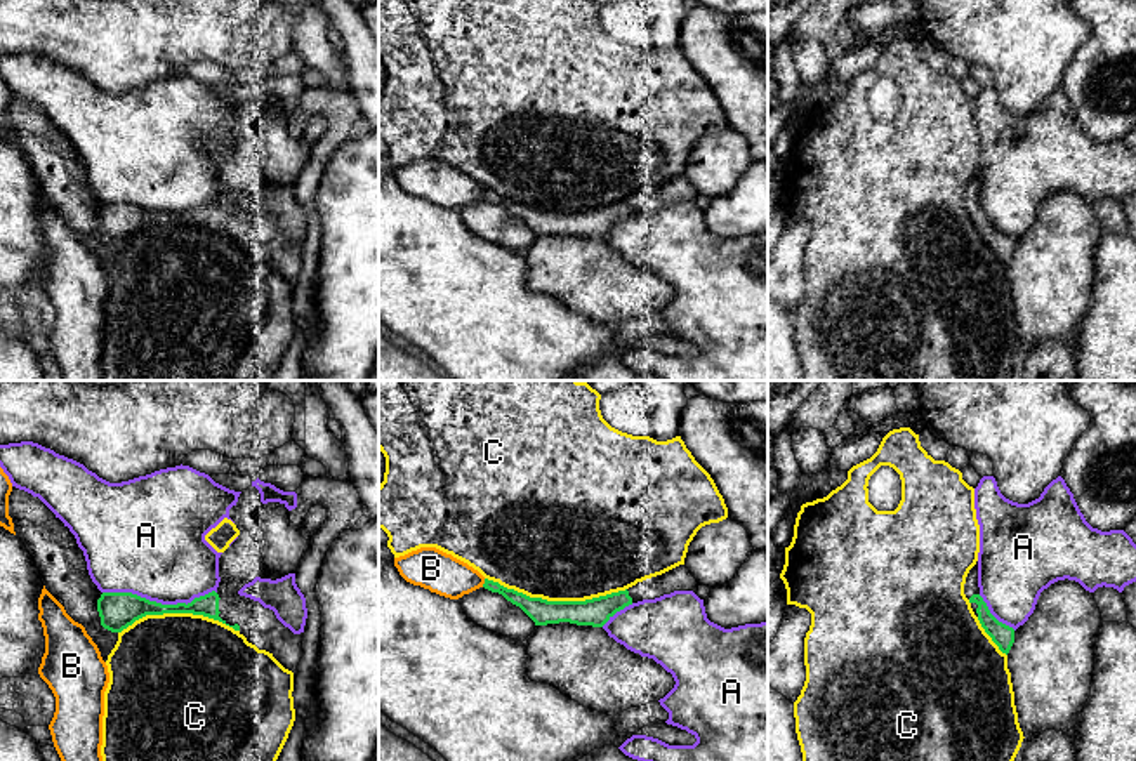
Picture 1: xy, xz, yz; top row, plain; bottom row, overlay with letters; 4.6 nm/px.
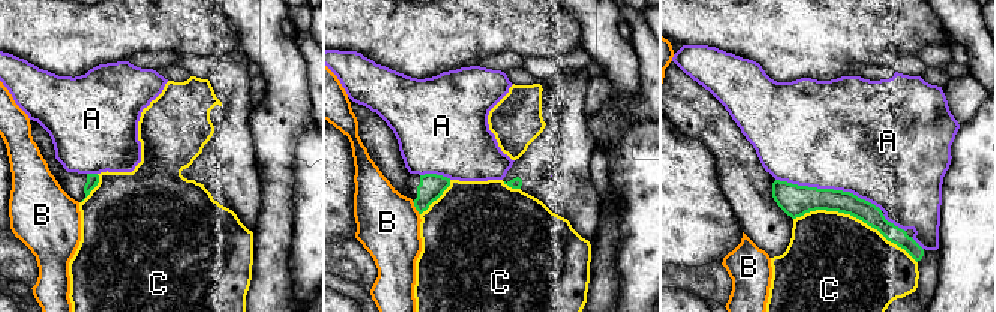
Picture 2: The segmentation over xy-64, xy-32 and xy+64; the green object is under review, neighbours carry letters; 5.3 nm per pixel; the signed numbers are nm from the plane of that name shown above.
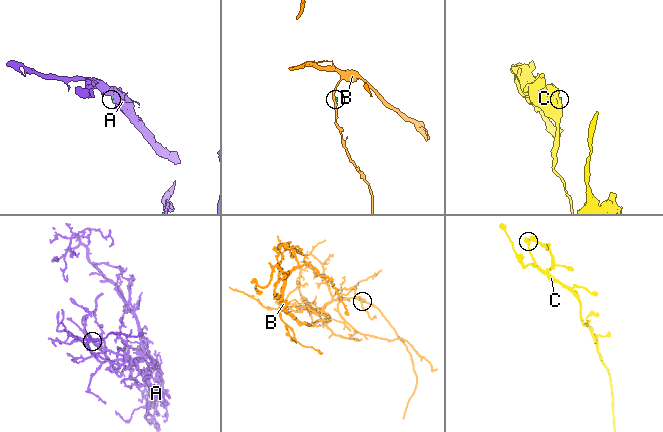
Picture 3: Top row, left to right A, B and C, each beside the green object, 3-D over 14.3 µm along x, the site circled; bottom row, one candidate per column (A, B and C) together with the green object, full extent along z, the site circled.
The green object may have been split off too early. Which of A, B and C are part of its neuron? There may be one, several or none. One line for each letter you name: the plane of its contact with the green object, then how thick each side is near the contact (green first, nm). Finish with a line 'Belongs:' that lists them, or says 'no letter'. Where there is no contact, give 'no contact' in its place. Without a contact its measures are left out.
Belongs: no letter

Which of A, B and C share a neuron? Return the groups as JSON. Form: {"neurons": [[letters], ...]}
{"neurons": [["A"], ["B"], ["C"]]}

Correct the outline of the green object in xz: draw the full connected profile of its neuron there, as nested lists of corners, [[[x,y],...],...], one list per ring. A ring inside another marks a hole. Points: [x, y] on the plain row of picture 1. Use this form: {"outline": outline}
{"outline": [[[679,175],[662,186],[637,193],[625,202],[585,212],[547,212],[542,208],[530,208],[488,189],[485,189],[483,195],[485,200],[499,203],[507,212],[519,217],[535,233],[535,236],[570,233],[592,238],[603,238],[617,222],[632,214],[655,210],[674,202],[693,202],[697,196],[697,189],[684,175]]]}

